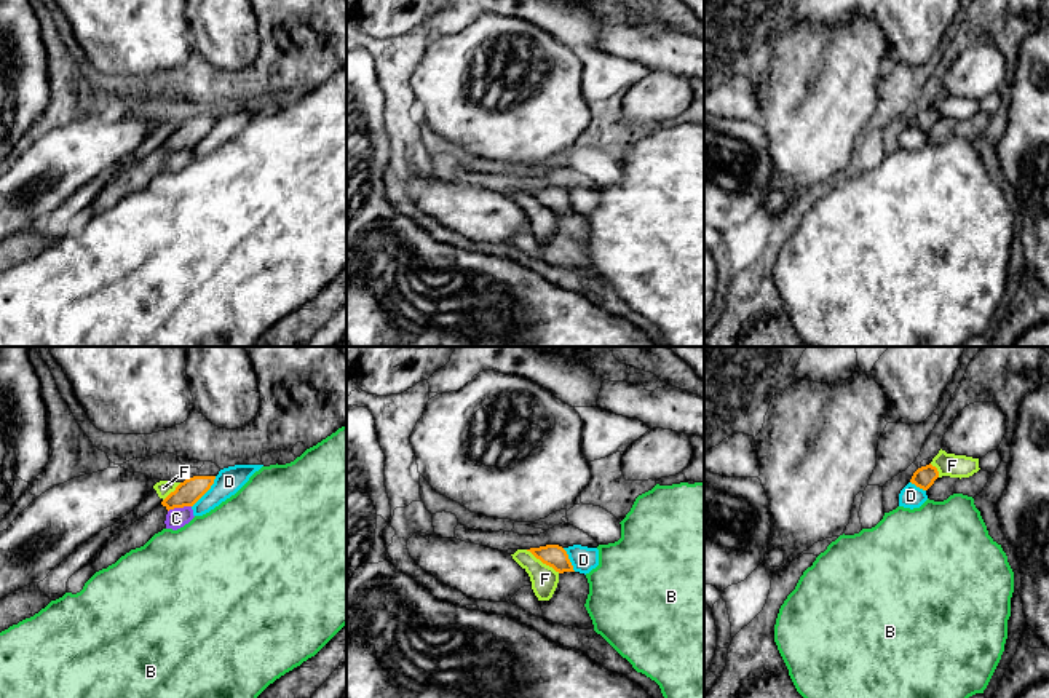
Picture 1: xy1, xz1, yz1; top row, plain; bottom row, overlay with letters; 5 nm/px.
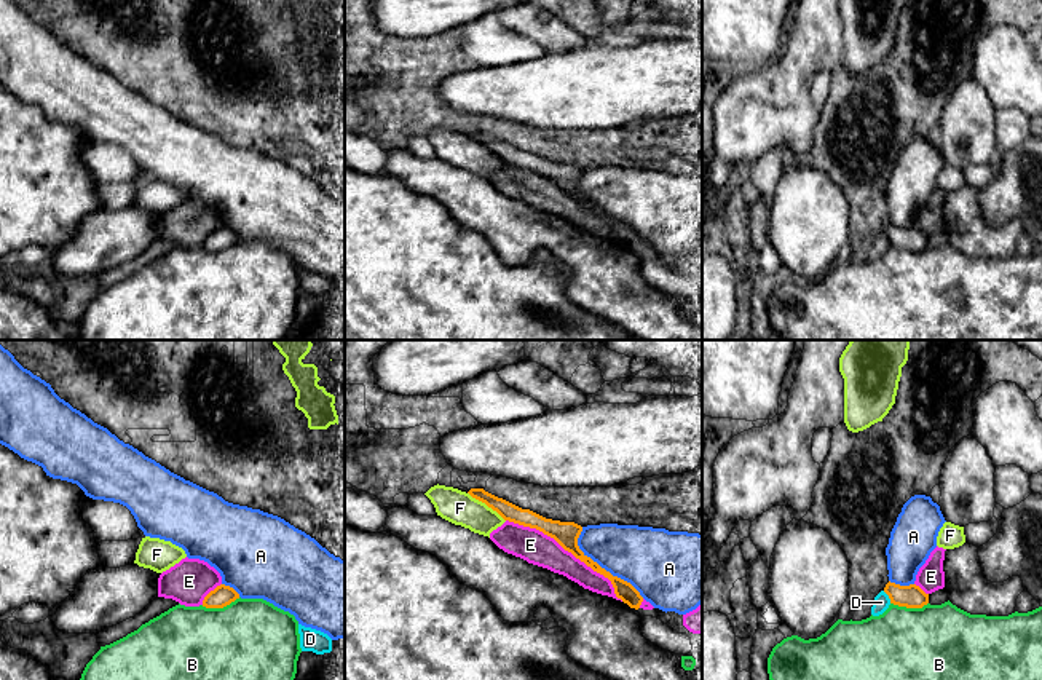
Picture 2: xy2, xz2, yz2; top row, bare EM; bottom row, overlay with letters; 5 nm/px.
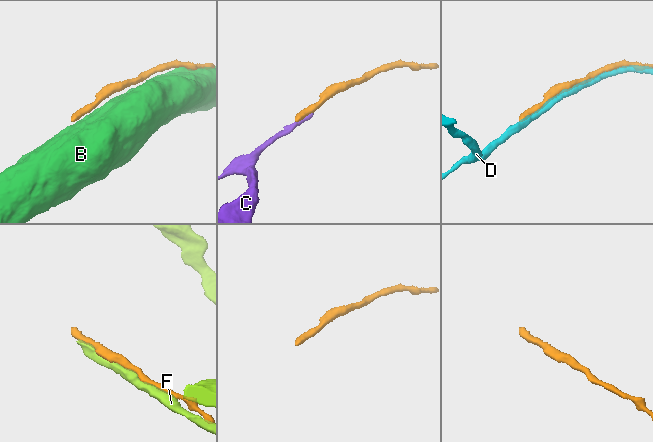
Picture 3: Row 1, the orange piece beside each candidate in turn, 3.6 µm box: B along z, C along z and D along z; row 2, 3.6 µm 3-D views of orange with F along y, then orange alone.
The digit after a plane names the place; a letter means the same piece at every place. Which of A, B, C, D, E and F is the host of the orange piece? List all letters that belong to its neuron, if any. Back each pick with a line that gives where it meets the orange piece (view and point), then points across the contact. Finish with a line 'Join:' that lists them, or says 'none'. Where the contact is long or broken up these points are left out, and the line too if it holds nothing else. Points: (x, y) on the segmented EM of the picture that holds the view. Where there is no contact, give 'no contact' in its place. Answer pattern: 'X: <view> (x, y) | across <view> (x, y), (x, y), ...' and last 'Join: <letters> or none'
C: xy1 (179, 507) | across xy1 (190, 491), (179, 507), (176, 518)
Join: C

